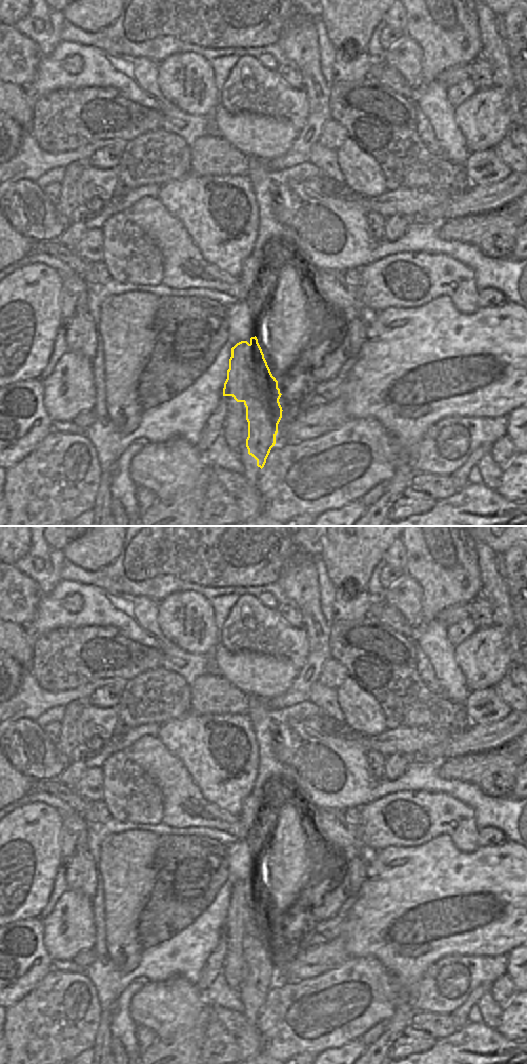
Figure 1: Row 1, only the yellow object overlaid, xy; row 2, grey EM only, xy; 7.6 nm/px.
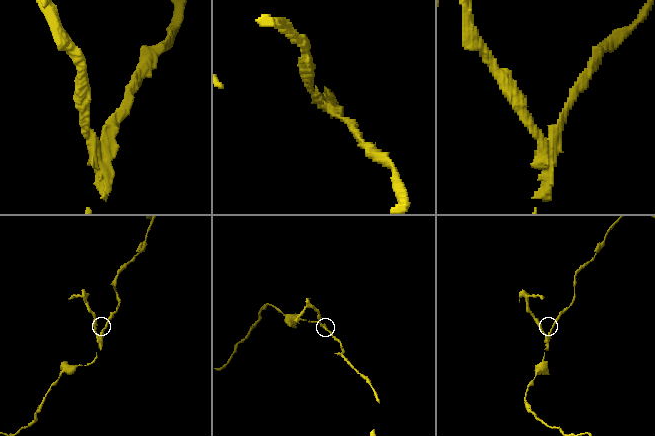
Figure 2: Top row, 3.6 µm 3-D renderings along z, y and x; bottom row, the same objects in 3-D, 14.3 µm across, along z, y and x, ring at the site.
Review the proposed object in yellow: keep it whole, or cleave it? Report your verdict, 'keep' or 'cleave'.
cleave

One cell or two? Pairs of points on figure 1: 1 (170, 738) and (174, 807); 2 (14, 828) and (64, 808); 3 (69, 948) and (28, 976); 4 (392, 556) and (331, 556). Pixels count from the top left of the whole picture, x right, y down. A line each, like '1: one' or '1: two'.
1: two
2: two
3: two
4: two

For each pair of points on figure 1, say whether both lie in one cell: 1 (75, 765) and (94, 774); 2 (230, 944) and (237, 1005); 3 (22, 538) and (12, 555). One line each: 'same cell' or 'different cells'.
1: different cells
2: different cells
3: same cell

